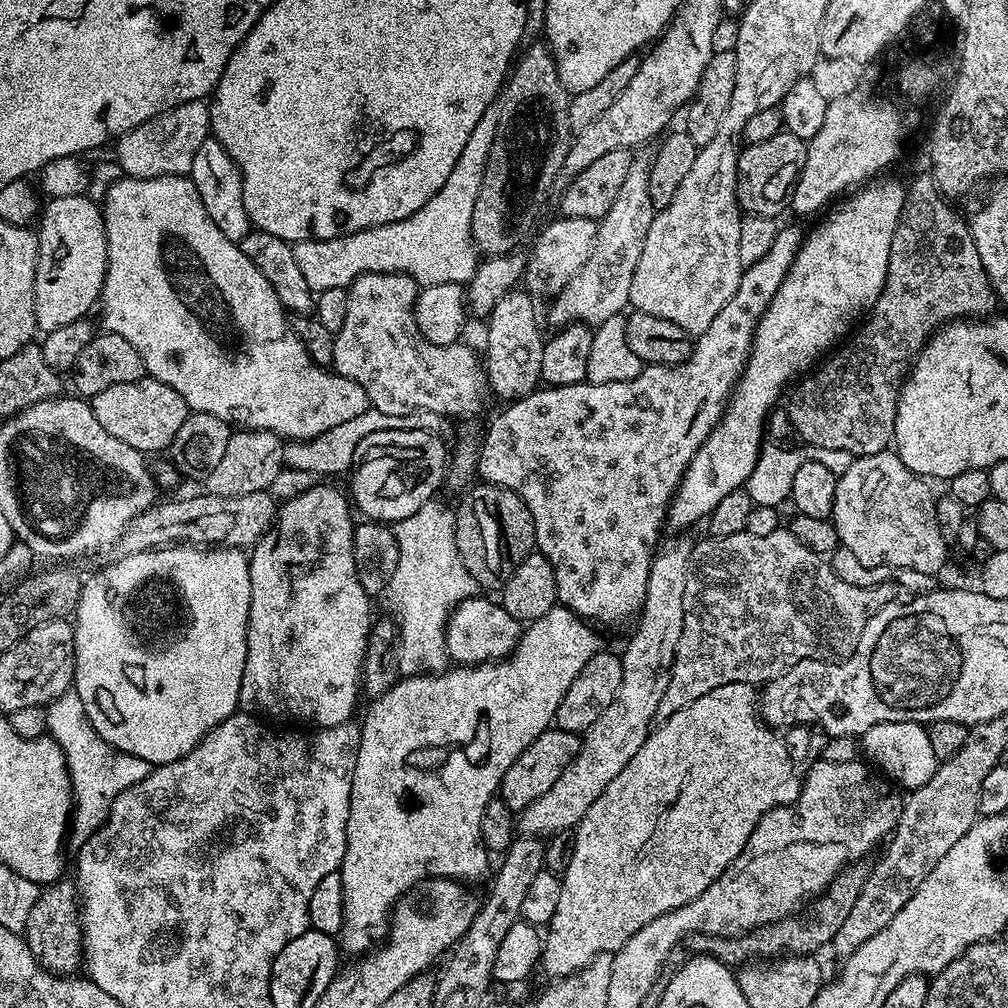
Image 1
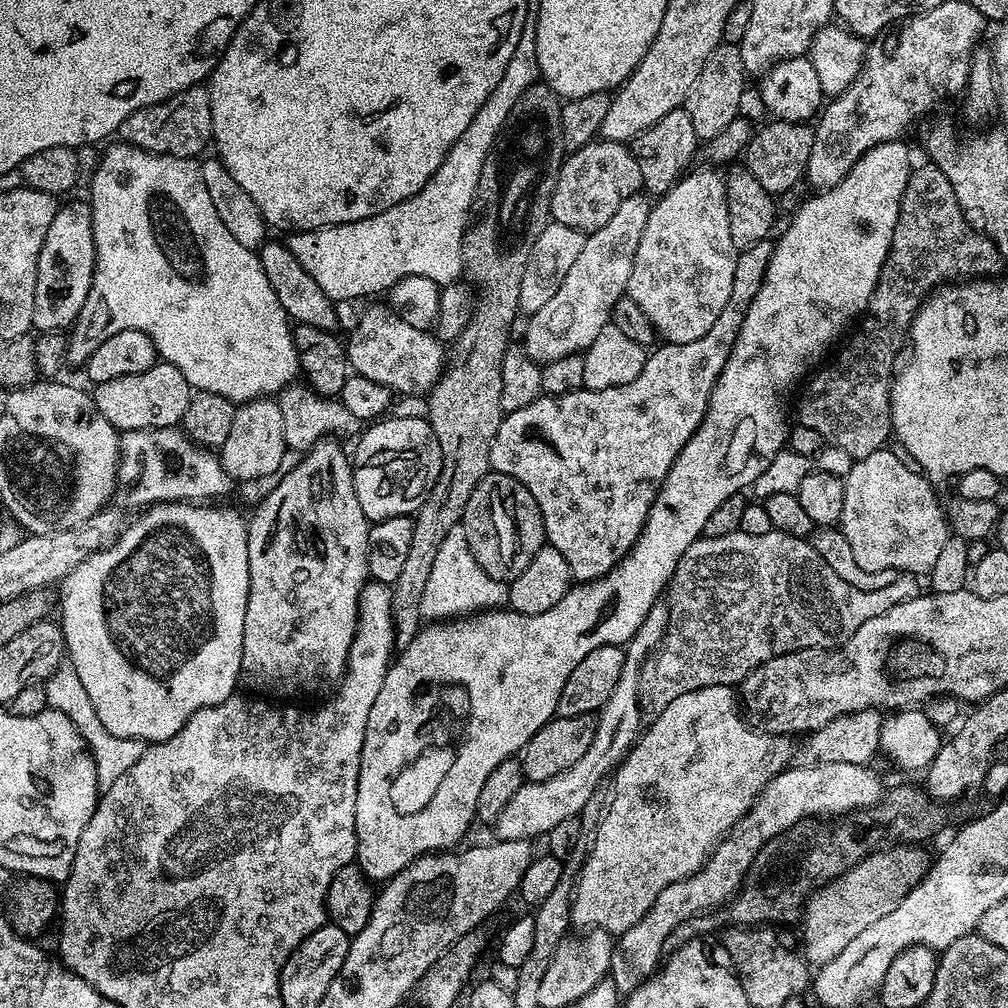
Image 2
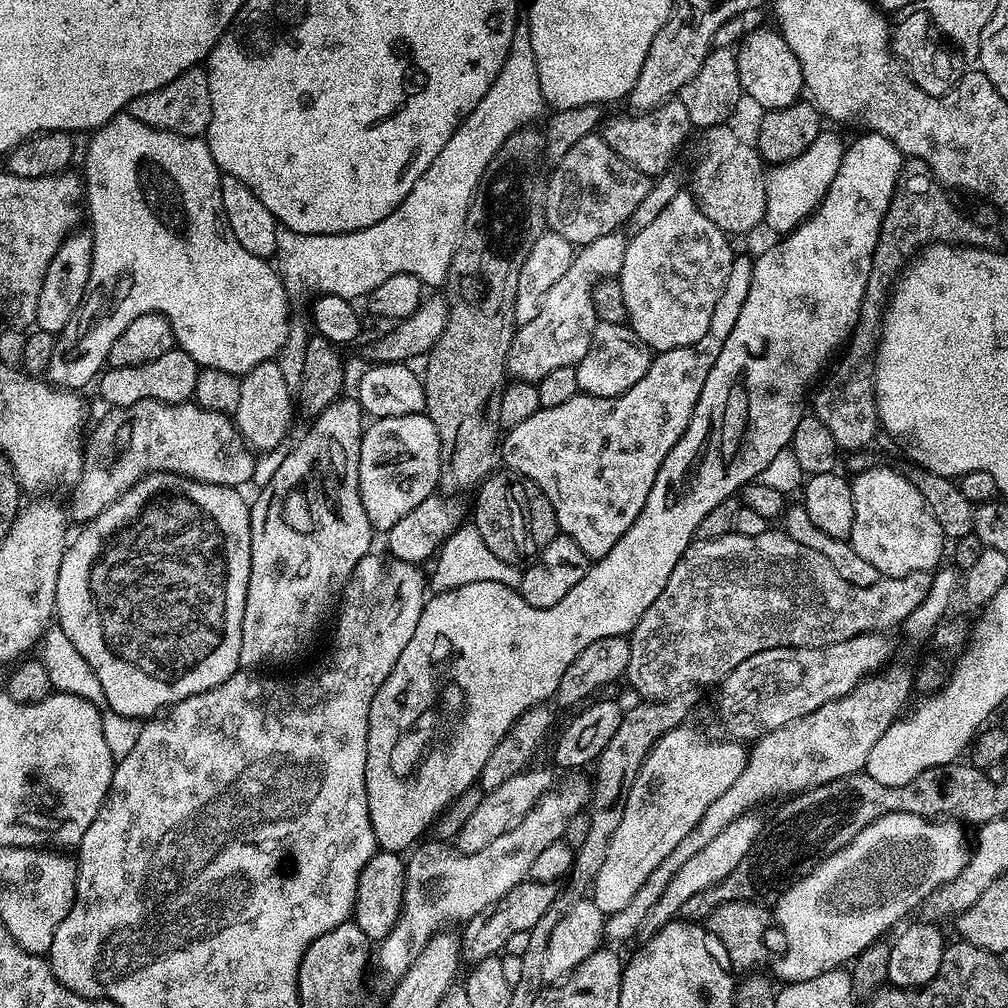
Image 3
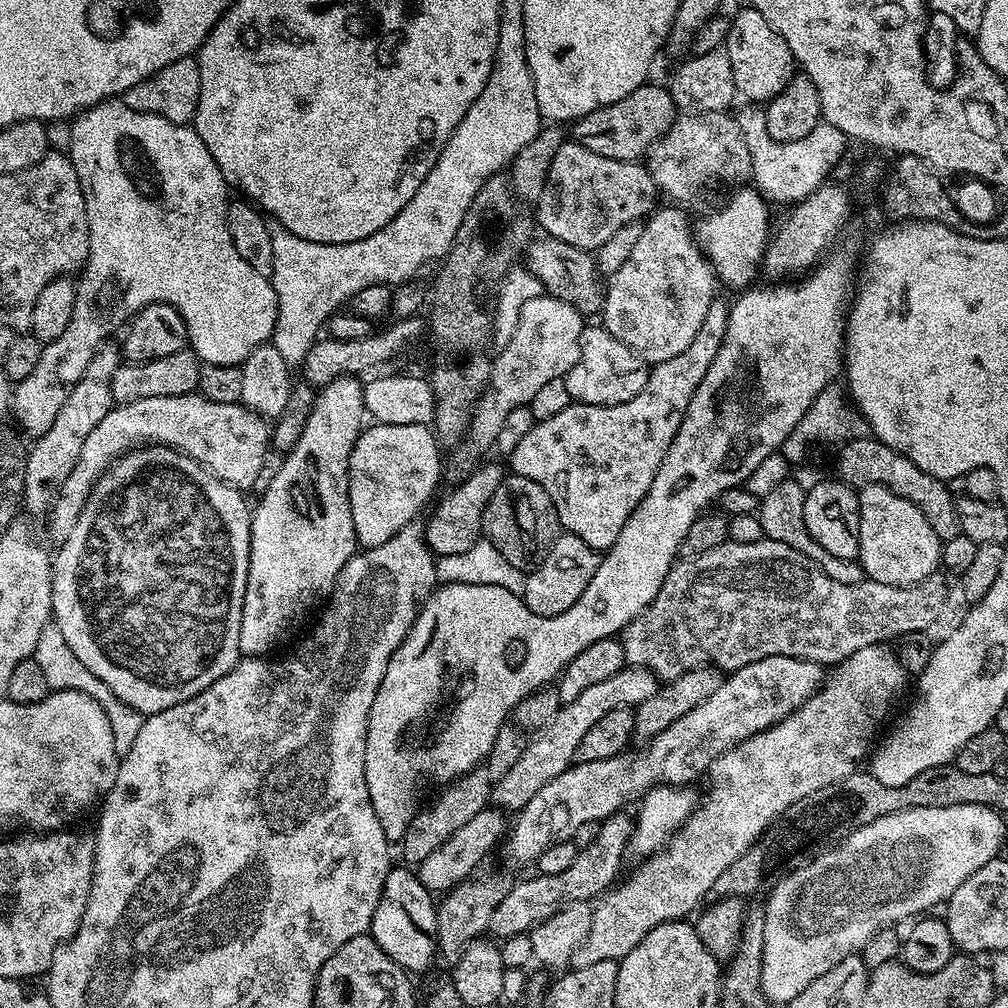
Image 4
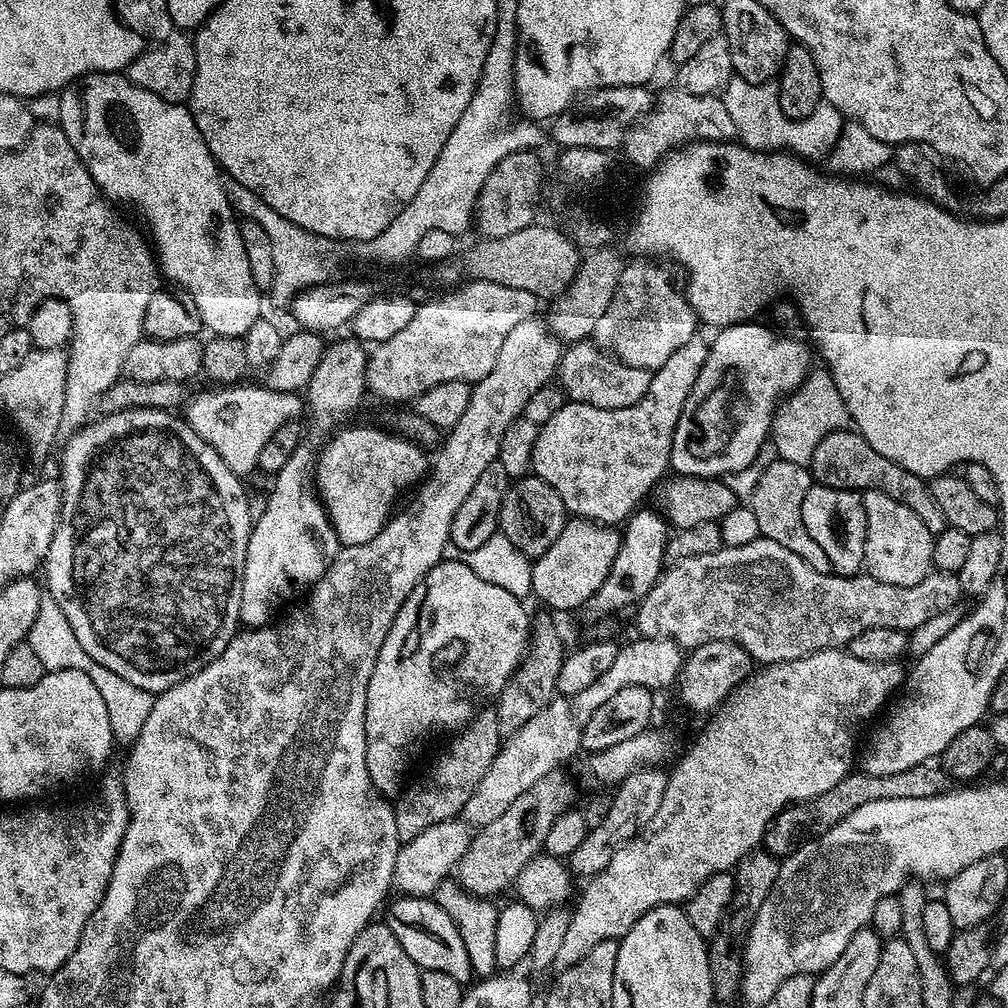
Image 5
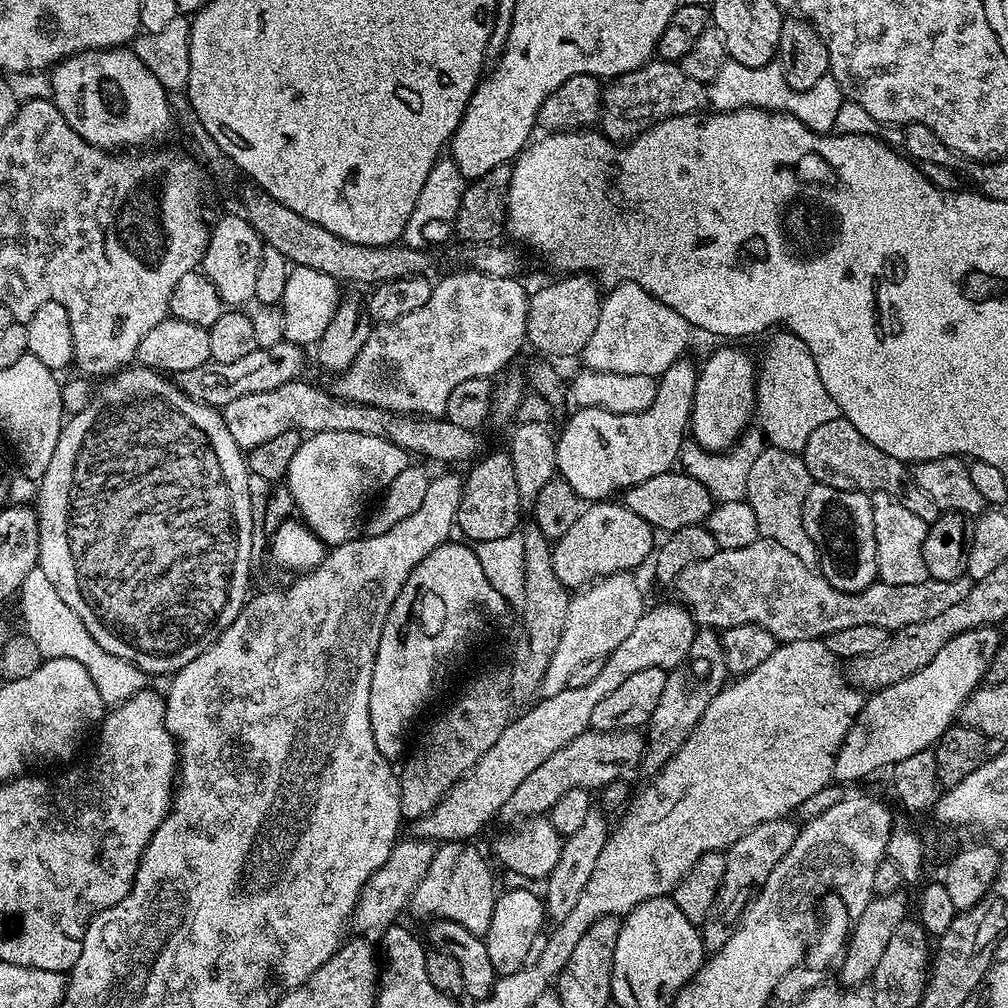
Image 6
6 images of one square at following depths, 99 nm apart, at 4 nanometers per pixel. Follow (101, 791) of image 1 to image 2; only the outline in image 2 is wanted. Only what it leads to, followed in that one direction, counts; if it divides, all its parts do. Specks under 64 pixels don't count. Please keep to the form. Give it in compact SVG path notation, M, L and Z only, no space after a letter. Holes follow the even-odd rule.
M71 662L61 664L49 680L43 681L42 686L46 690L48 707L66 714L66 718L70 718L70 722L74 722L74 726L78 726L82 738L88 743L88 750L96 759L96 773L101 789L109 788L120 775L126 774L126 770L130 770L130 766L134 766L134 762L138 762L138 758L142 758L146 747L145 741L123 740L110 734L110 730L106 730L106 726L102 726L102 722L98 718L98 710L94 710L94 702L90 702L90 694L86 694L86 686L82 686L82 678L78 678L78 670Z

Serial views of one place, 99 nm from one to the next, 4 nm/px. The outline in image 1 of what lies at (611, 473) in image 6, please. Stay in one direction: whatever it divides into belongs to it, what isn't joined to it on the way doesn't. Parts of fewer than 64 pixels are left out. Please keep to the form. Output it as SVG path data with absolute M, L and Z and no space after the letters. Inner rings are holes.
M788 224L777 231L770 251L763 258L758 258L749 268L743 269L740 273L738 290L734 290L734 298L722 306L722 311L714 317L714 322L710 322L710 330L706 330L700 336L695 337L691 345L691 352L680 364L650 364L644 367L638 374L638 378L630 378L630 382L602 382L601 384L571 384L570 386L541 386L528 396L523 396L520 400L511 401L507 405L505 412L500 412L492 420L492 425L488 428L488 433L478 444L480 453L480 467L478 476L485 484L502 486L506 490L514 490L522 502L530 510L534 518L534 534L536 535L536 548L550 562L554 570L556 579L556 599L565 608L569 608L577 616L588 622L605 620L608 624L620 624L623 620L631 621L639 613L640 607L644 605L644 595L646 594L646 582L650 574L652 558L658 551L660 540L660 527L663 529L666 524L668 506L672 503L672 496L676 493L676 487L680 485L682 474L686 466L694 458L694 454L706 442L706 438L714 430L714 426L720 421L720 416L724 412L724 405L728 403L729 396L736 383L740 380L742 370L748 361L748 355L752 349L752 339L756 333L756 324L766 314L766 306L778 294L778 286L786 278L798 250L804 244L806 232L796 224Z

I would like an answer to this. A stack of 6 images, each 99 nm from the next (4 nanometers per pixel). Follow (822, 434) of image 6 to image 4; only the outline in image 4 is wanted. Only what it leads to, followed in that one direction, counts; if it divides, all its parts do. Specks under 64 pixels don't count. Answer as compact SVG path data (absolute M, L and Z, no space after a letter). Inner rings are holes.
M875 438L847 441L839 445L837 452L840 453L836 456L835 475L845 484L857 490L877 484L898 494L898 498L906 498L914 502L914 506L922 510L926 522L930 522L934 534L938 534L941 542L960 535L954 492L948 489L951 487L945 481L926 474L926 470L914 466L910 458L906 458L898 450L890 450L890 446Z

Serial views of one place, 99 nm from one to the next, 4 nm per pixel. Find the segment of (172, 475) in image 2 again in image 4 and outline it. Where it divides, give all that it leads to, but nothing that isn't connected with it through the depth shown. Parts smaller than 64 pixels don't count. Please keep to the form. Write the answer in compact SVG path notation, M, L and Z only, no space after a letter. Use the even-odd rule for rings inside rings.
M195 392L115 405L90 432L70 477L60 487L57 497L64 500L64 506L72 508L72 512L70 516L62 516L62 520L55 520L53 525L59 531L67 532L79 523L89 503L90 492L92 490L93 493L100 477L105 475L114 461L137 446L147 445L144 443L148 440L183 452L189 459L208 467L211 475L217 476L221 483L237 490L253 489L260 468L270 452L270 428L267 421L240 402L218 403Z

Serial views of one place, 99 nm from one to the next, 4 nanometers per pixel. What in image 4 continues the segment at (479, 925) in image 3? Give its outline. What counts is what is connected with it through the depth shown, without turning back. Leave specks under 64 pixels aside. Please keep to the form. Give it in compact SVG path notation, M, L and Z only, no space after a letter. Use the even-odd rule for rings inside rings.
M621 810L615 812L613 816L604 817L600 821L601 830L598 838L595 838L588 848L579 849L574 862L570 862L570 866L562 870L562 874L537 875L536 880L524 880L516 885L513 883L502 898L502 902L494 906L494 914L490 914L488 932L493 937L500 936L499 938L528 934L545 920L550 919L554 913L559 912L566 904L592 902L603 897L604 893L617 883L621 875L620 867L624 864L624 852L626 856L632 842L634 820L626 813L627 811Z

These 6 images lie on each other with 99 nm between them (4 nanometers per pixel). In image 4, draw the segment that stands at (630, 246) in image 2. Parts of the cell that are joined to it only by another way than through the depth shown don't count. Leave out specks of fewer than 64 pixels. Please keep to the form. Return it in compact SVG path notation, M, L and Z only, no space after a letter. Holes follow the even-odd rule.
M547 294L530 298L530 302L521 306L518 326L512 337L501 347L504 349L494 356L488 384L468 423L462 449L470 459L479 461L479 456L495 445L498 430L502 430L502 422L506 422L510 410L531 405L534 394L538 394L546 382L567 376L580 357L580 335L585 326L585 317L574 305Z

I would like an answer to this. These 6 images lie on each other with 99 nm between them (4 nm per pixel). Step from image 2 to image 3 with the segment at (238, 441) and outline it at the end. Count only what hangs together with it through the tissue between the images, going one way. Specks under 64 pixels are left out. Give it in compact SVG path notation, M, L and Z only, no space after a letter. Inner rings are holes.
M279 363L259 364L250 372L245 372L240 380L238 410L234 414L234 427L243 443L260 454L268 454L283 442L293 423L294 398L282 378Z

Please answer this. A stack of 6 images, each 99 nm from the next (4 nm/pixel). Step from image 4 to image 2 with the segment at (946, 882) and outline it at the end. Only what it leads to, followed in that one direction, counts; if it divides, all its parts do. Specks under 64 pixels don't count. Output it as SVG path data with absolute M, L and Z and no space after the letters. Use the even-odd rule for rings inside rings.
M893 843L892 848L881 852L872 850L864 859L857 862L839 879L817 888L807 897L802 908L804 916L804 948L802 955L809 965L819 966L838 958L842 950L857 934L862 934L866 926L878 922L910 890L924 879L930 867L930 856L923 852L923 847L915 843Z

